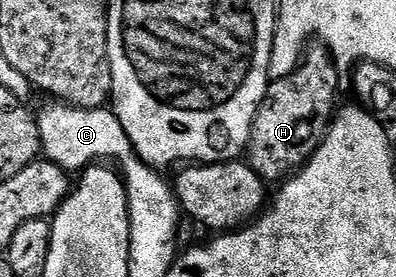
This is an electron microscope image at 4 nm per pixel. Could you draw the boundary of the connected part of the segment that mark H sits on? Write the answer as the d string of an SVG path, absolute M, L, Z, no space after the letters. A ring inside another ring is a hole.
M315 42L304 51L300 64L295 67L293 74L272 79L267 85L267 93L261 102L261 106L255 115L255 121L251 127L251 137L247 143L245 153L246 163L265 182L282 182L292 174L299 171L310 160L313 153L321 146L323 137L327 135L328 128L333 123L336 115L335 91L339 88L341 77L335 68L335 59L326 44Z

